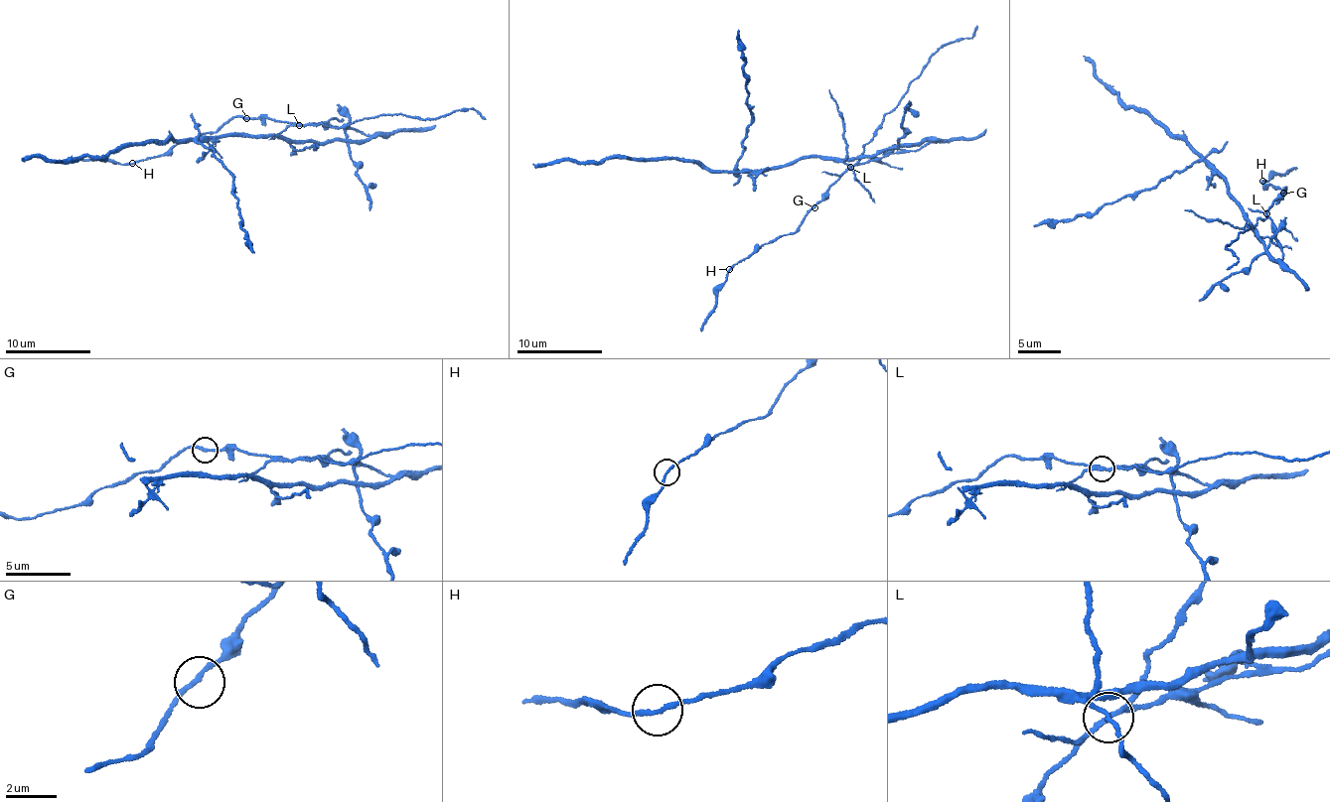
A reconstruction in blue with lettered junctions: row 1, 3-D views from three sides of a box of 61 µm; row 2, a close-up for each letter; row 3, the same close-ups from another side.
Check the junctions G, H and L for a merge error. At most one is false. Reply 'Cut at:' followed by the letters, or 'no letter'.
Cut at: L

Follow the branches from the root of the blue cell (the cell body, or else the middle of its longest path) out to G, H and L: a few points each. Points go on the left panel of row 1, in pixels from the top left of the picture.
G: (311, 141), (345, 139), (346, 125), (337, 128), (314, 123), (300, 126), (246, 118)
H: (311, 141), (345, 139), (346, 125), (300, 126), (236, 116), (215, 131), (133, 162)
L: (311, 141), (345, 139), (346, 125), (337, 128), (314, 123), (299, 125)

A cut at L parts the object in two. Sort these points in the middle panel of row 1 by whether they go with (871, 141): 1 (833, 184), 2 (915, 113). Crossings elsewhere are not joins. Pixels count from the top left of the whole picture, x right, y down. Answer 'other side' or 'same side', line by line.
1: same side
2: other side

